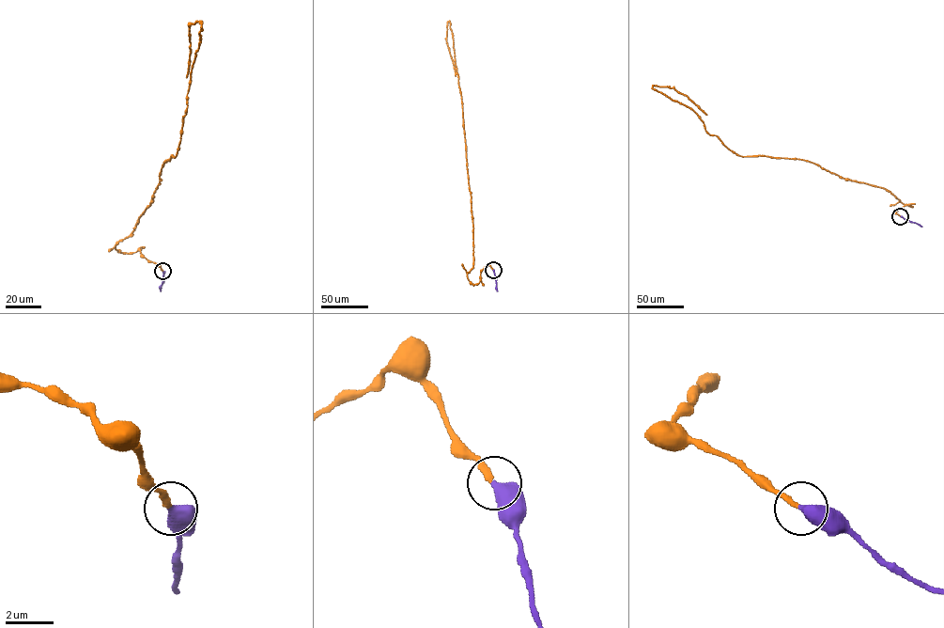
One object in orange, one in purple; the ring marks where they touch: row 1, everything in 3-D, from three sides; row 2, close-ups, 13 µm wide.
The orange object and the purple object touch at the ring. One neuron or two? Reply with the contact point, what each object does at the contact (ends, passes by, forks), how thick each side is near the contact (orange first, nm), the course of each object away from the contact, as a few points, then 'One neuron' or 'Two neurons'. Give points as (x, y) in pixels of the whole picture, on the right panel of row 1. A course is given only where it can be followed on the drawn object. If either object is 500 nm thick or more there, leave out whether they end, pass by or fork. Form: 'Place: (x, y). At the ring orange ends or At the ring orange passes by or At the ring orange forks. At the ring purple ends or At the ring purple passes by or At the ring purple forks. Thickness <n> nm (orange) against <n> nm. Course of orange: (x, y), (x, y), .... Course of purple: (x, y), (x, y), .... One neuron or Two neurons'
Place: (900, 216). Thickness 240 nm (orange) against 550 nm. Course of orange: (901, 216), (912, 207), (885, 189), (798, 159), (738, 156), (692, 110), (652, 86), (673, 87), (706, 115). Course of purple: (901, 216), (921, 227). One neuron

